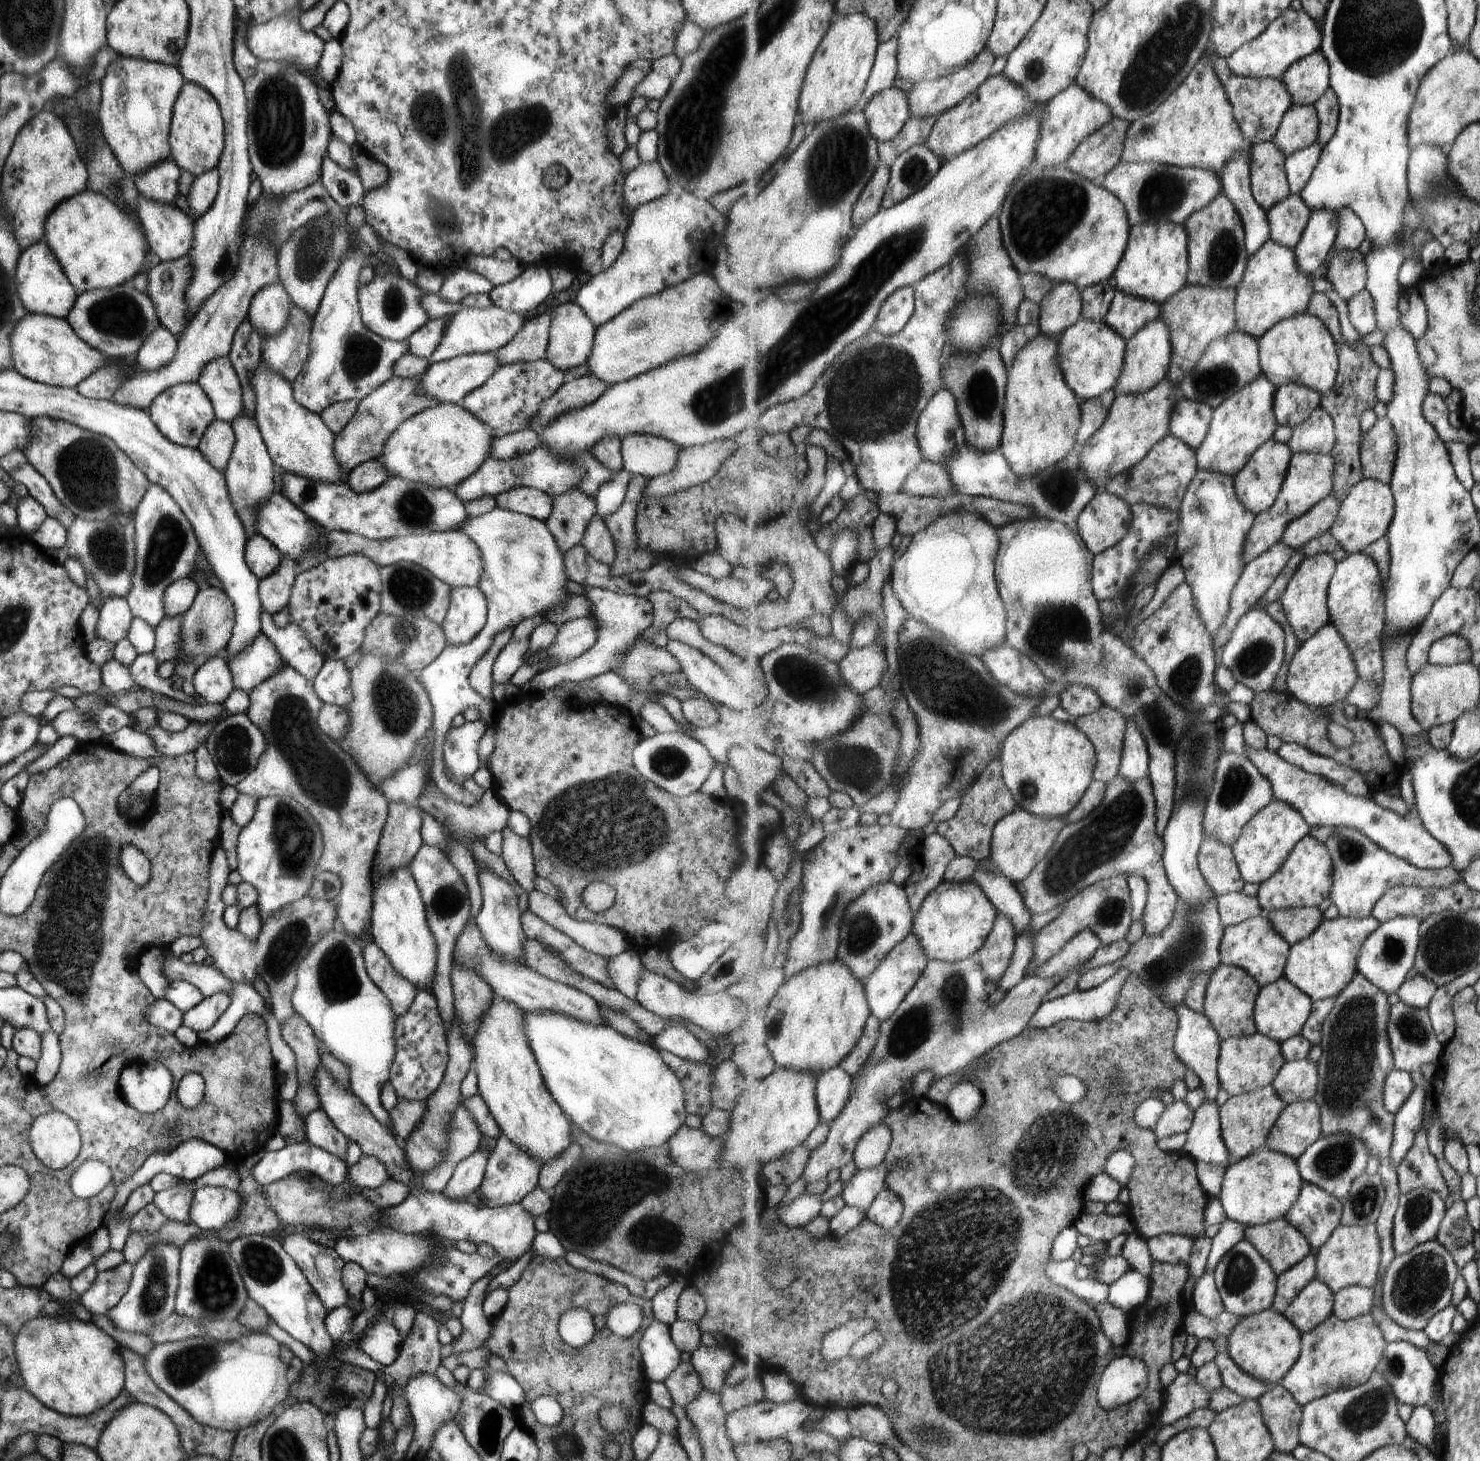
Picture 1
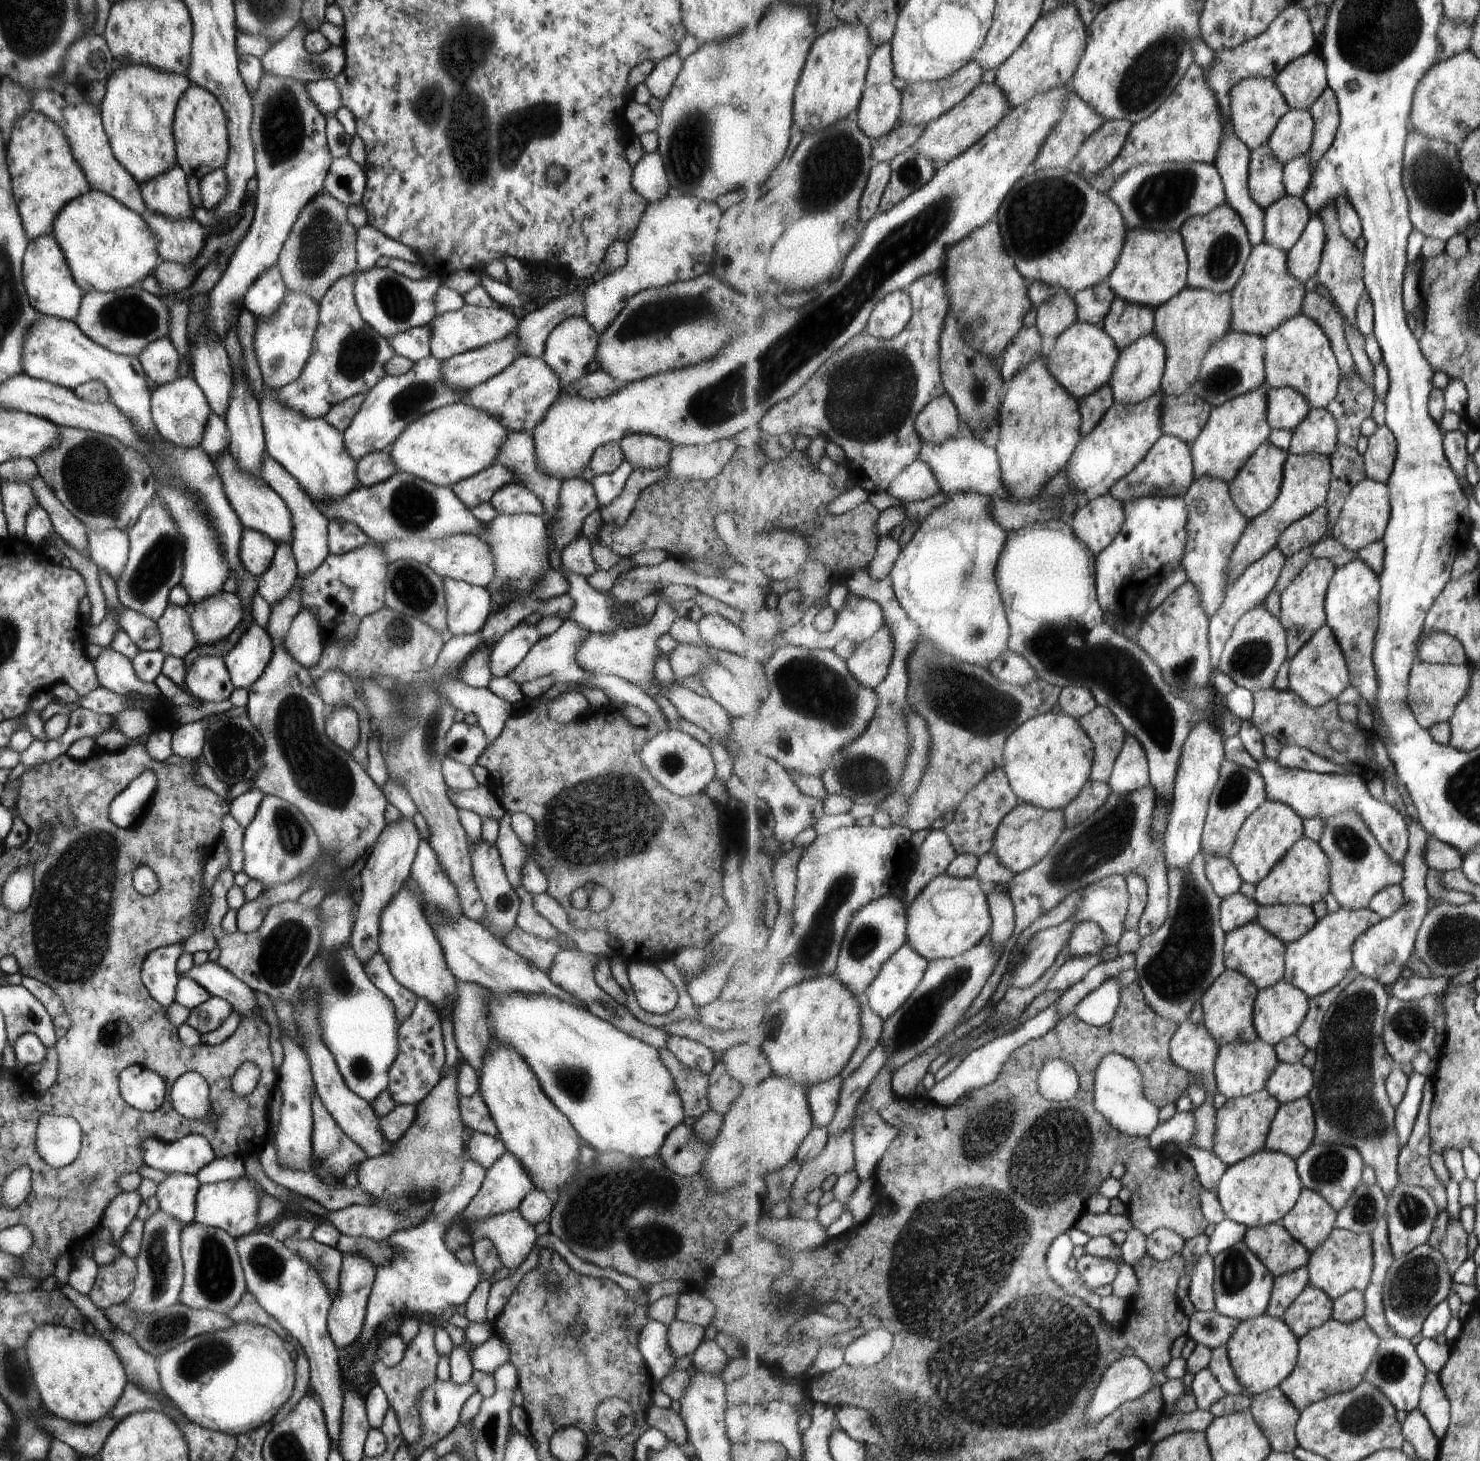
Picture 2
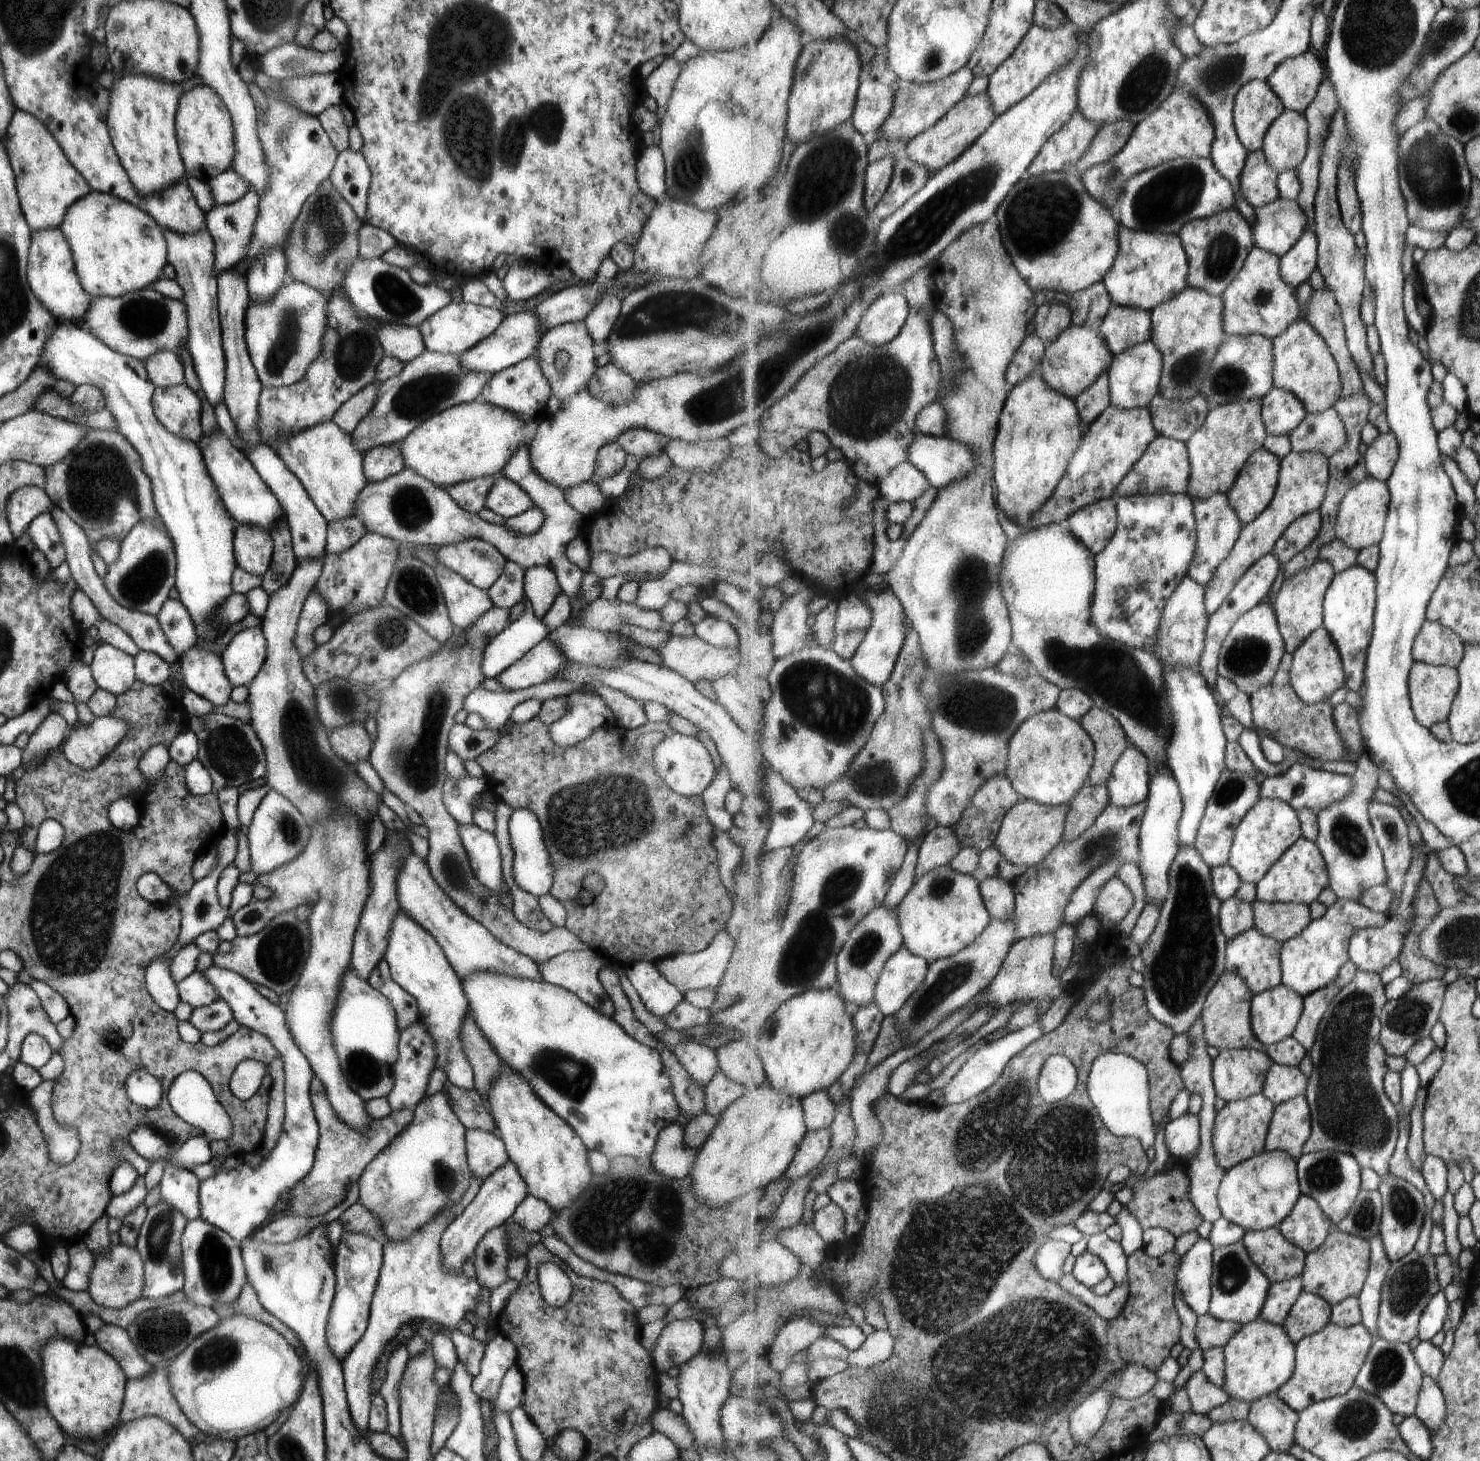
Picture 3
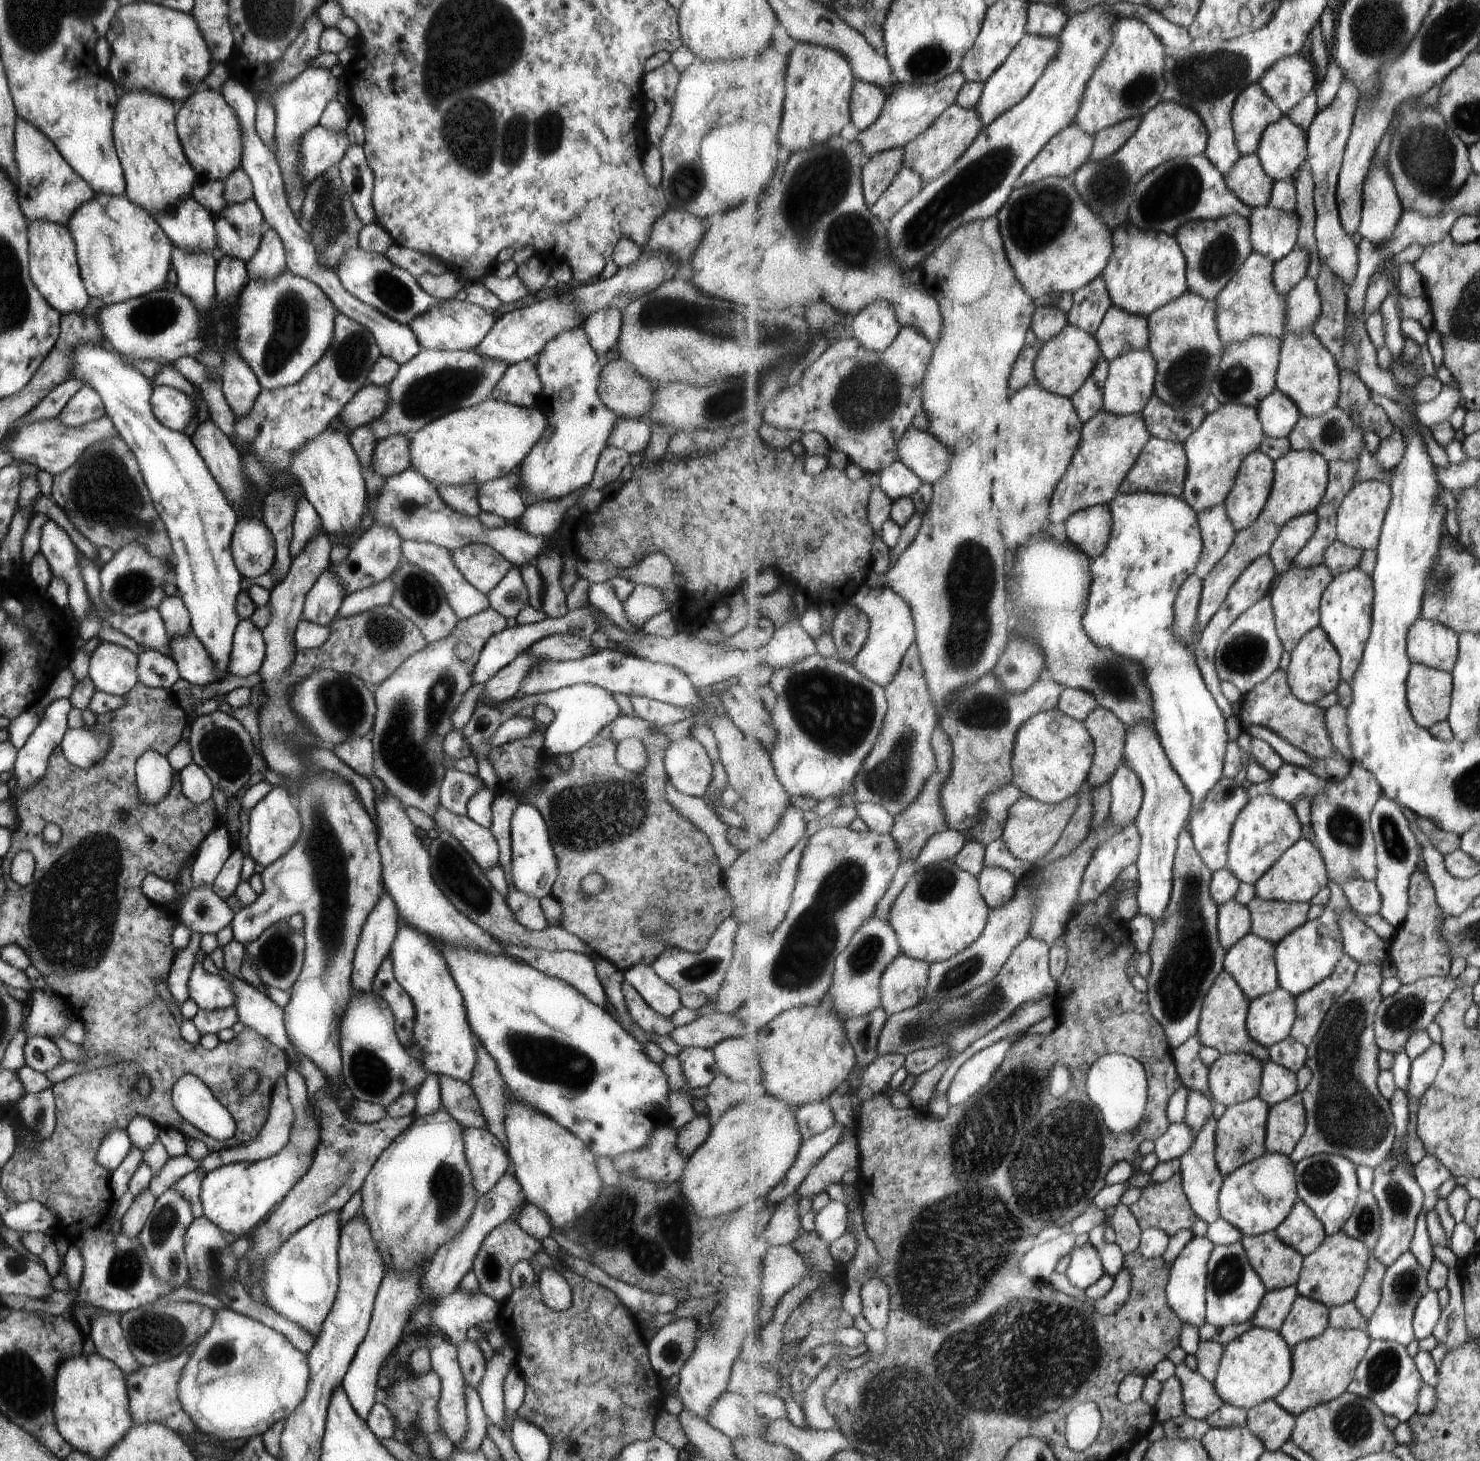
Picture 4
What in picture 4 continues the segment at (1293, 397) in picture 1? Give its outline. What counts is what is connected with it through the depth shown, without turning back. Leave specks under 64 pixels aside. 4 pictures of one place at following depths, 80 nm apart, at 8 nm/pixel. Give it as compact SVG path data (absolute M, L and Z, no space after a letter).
M1278 389L1257 408L1265 435L1272 438L1289 437L1303 417L1297 402Z

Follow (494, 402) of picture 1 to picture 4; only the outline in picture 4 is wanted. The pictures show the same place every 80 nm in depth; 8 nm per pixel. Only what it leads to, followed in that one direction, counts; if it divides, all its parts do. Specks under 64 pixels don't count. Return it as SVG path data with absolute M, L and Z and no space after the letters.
M532 358L508 365L497 384L493 384L489 397L519 408L535 406L543 390L535 365Z

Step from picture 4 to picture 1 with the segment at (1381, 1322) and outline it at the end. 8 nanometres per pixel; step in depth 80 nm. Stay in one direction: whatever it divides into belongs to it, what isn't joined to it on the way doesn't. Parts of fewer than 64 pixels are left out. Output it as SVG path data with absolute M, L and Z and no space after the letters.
M1437 1239L1401 1250L1384 1278L1384 1307L1387 1314L1407 1330L1423 1330L1438 1312L1452 1304L1460 1268L1453 1255Z

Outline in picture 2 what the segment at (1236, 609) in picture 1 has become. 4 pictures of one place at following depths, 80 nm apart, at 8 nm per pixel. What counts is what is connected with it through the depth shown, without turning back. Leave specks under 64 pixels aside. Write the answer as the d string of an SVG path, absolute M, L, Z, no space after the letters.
M1277 546L1263 558L1255 562L1255 564L1249 566L1243 573L1243 576L1241 576L1234 585L1228 588L1224 605L1217 610L1216 615L1210 618L1210 650L1213 672L1220 668L1220 658L1238 622L1250 610L1265 605L1267 597L1272 593L1272 590L1276 588L1287 561L1288 558L1284 555L1284 552Z

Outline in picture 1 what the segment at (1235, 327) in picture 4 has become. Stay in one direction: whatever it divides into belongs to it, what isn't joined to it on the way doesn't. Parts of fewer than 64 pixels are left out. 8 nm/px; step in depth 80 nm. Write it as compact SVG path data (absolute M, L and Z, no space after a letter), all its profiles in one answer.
M1269 239L1249 260L1241 284L1236 288L1237 331L1244 331L1254 337L1263 337L1277 323L1285 319L1309 312L1309 303L1312 301L1313 276L1298 269L1296 252L1294 249L1283 246L1281 243Z

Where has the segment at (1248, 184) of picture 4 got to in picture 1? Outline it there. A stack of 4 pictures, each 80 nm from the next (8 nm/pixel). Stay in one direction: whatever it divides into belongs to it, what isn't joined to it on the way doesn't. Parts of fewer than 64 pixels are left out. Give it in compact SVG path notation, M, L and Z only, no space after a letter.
M1273 141L1255 145L1252 150L1252 193L1266 211L1292 195L1286 158Z

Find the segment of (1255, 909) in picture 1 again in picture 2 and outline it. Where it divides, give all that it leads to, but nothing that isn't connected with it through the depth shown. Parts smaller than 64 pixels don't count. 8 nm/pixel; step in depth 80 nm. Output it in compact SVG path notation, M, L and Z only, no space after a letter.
M1243 883L1239 893L1223 899L1220 906L1221 924L1226 934L1257 922L1259 902L1255 899L1257 885Z

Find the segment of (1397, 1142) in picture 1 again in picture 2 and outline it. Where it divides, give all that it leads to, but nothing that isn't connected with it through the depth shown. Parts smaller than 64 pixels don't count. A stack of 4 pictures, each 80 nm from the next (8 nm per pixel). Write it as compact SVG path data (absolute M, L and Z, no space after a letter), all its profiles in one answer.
M1412 1072L1409 1077L1408 1089L1401 1104L1396 1107L1396 1127L1400 1136L1401 1148L1410 1141L1417 1115L1420 1111L1427 1077Z

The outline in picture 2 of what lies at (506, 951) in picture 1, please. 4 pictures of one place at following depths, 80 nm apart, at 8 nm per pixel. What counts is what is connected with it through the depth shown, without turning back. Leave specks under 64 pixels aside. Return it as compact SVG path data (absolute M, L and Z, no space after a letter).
M479 837L472 843L468 841L468 851L472 864L472 875L476 886L479 888L480 896L485 903L485 912L480 923L500 941L504 934L515 926L520 898L505 876L495 845L489 844L485 839Z

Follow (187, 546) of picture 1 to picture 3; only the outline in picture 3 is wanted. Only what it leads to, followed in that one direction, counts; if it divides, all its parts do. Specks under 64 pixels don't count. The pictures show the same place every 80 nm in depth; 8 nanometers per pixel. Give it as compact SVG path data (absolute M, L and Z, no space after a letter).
M143 516L120 540L117 558L106 565L104 587L118 605L156 616L174 586L175 565L173 545L164 525L159 518L152 521Z

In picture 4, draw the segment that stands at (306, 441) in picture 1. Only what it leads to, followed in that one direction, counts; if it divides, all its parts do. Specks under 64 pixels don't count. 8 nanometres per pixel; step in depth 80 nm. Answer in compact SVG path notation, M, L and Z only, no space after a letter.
M325 426L319 434L297 446L289 456L287 471L297 480L307 501L321 518L326 534L349 534L365 514L365 478L361 462L349 444L348 434Z

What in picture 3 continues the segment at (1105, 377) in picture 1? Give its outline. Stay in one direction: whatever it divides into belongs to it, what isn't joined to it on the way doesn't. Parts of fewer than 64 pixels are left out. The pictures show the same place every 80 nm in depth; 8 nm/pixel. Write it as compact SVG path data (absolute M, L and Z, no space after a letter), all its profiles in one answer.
M1071 324L1046 348L1040 374L1053 390L1075 400L1078 394L1092 385L1103 373L1108 372L1113 359L1114 354L1109 350L1108 343L1101 336L1098 327Z

